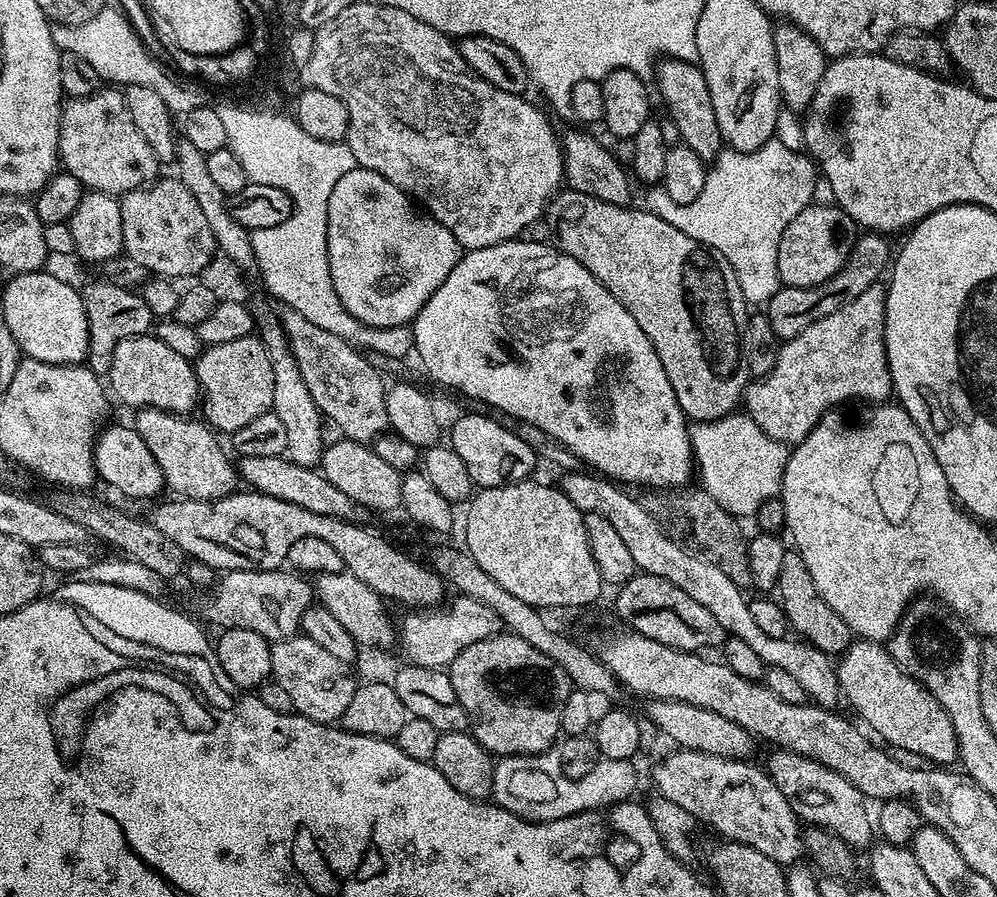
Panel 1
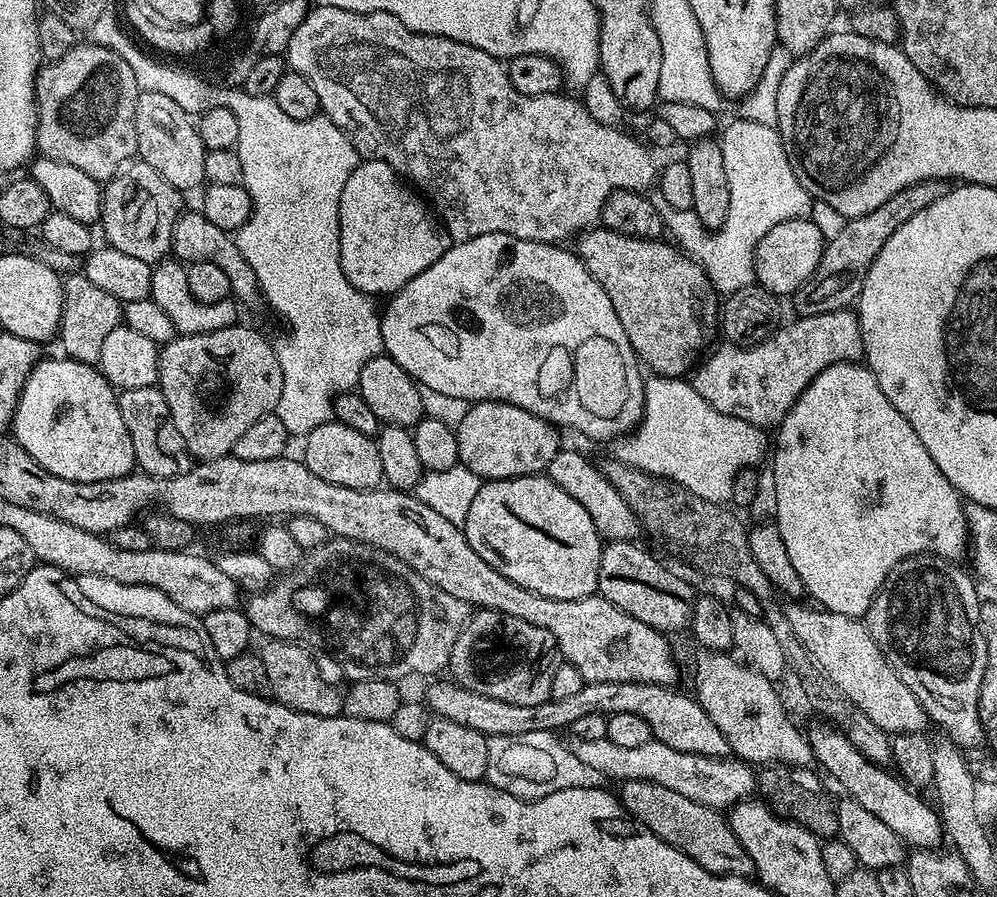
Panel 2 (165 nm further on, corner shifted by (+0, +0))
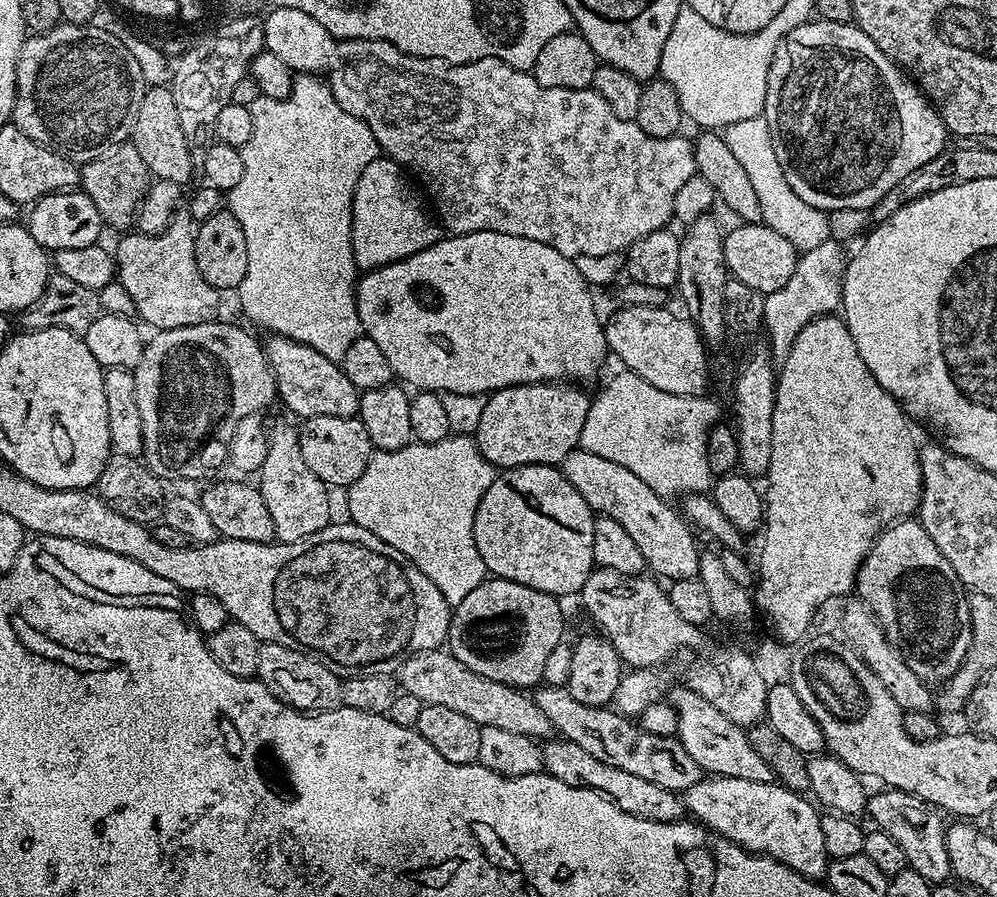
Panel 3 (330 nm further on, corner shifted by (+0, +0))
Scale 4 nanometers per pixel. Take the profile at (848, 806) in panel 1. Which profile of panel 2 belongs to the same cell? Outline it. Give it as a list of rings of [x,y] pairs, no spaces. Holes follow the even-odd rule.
[[[700,650],[697,653],[695,698],[702,710],[710,714],[714,726],[722,730],[733,757],[749,766],[808,766],[813,763],[807,735],[796,729],[773,681],[728,652]]]

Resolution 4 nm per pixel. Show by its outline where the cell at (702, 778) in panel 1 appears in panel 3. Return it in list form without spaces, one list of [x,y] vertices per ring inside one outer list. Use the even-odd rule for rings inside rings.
[[[435,648],[407,657],[399,665],[398,684],[424,705],[446,706],[470,718],[470,722],[479,724],[481,728],[498,726],[498,730],[530,736],[537,742],[547,741],[554,732],[550,718],[538,710],[535,699],[527,691],[482,678],[482,674],[474,674],[474,670],[462,666],[462,662],[458,662],[458,658],[454,658],[447,650]]]

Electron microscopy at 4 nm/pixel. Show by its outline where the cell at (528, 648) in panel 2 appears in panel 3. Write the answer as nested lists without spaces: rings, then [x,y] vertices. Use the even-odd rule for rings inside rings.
[[[486,578],[462,602],[458,602],[452,610],[452,625],[446,641],[447,651],[452,653],[462,666],[474,670],[474,674],[482,674],[482,678],[490,678],[493,682],[502,682],[511,688],[532,690],[543,681],[542,670],[546,666],[554,646],[565,639],[564,612],[560,609],[561,601],[542,590],[534,590],[530,586],[522,586],[522,582]]]

